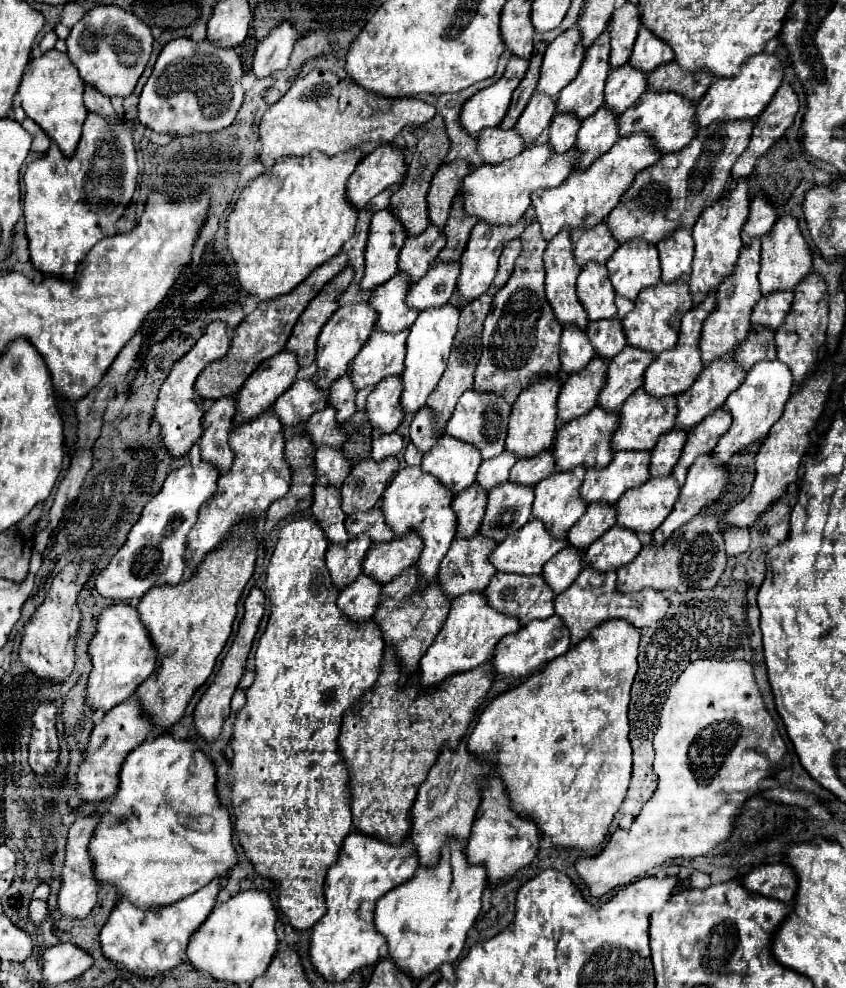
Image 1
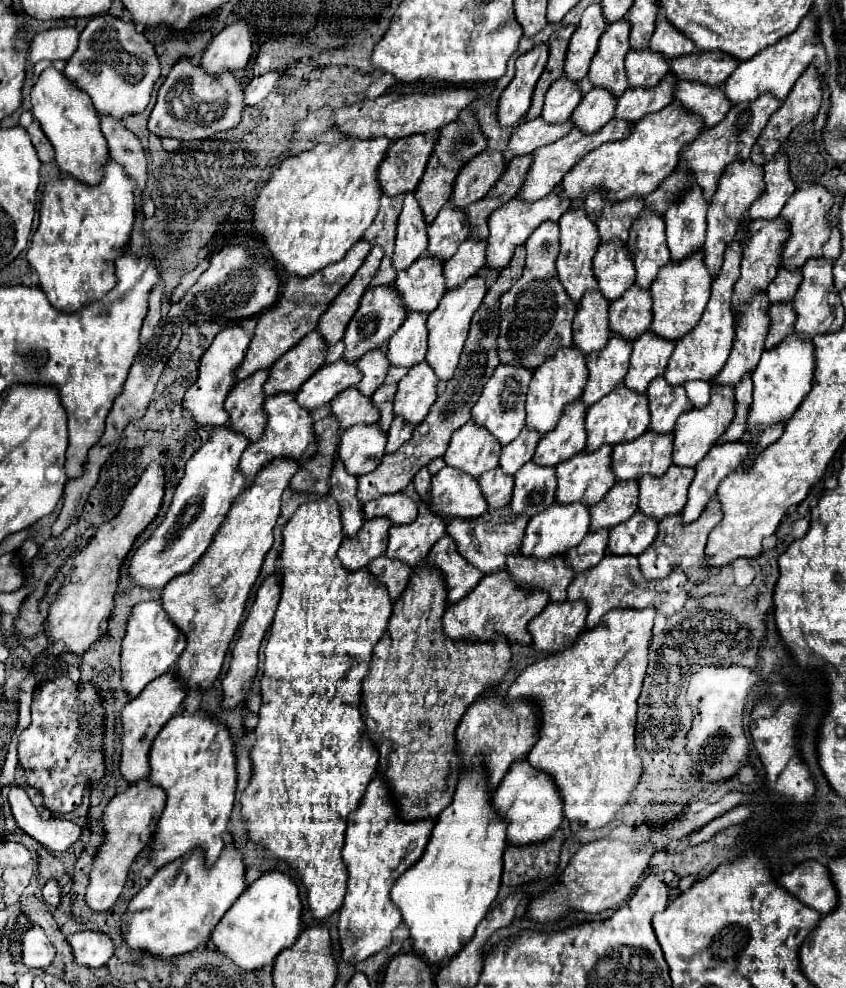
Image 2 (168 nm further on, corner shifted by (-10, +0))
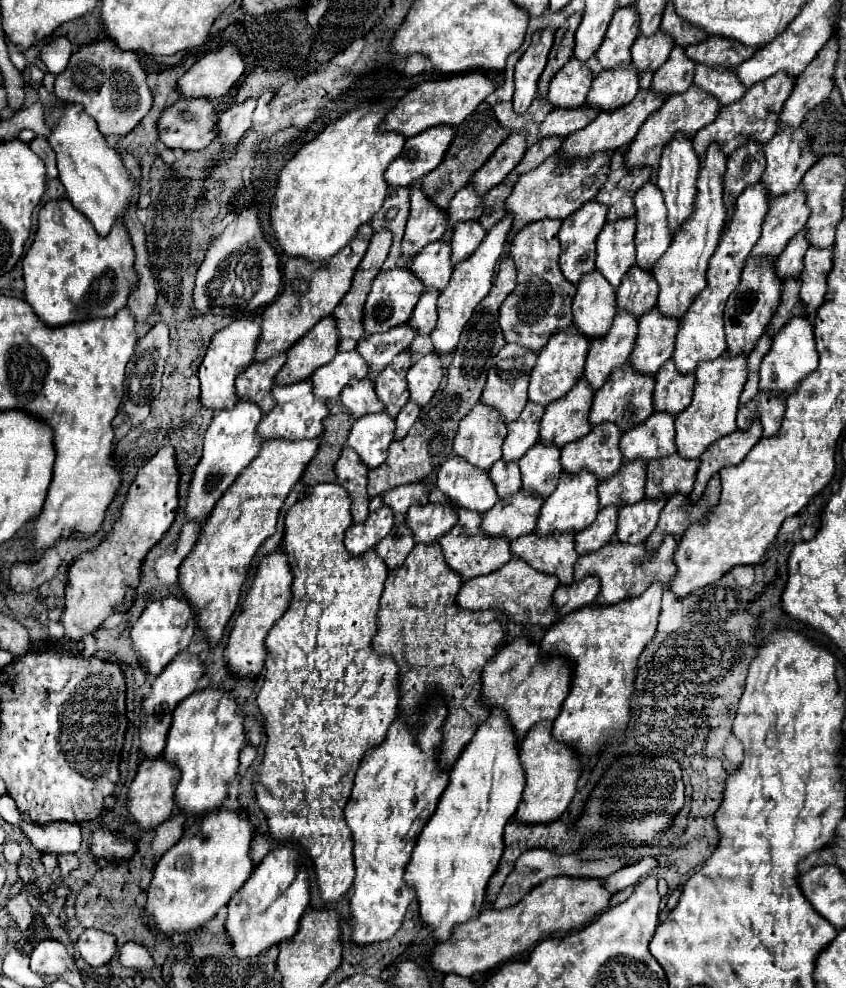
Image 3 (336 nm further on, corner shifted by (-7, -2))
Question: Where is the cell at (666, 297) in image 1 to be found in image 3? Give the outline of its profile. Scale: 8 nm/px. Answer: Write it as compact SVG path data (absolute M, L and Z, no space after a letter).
M709 144L705 158L701 160L699 178L697 178L697 196L693 204L691 216L683 222L679 232L675 232L673 244L667 248L667 252L655 262L653 276L659 282L659 302L657 308L665 316L683 318L687 308L691 306L691 300L701 292L707 272L707 260L711 258L711 252L715 252L719 244L719 236L725 226L727 210L723 206L723 174L725 174L725 162L727 156L721 152L717 144Z

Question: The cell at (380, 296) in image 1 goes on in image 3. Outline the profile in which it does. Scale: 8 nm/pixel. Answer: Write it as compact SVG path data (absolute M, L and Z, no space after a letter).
M437 240L427 244L411 262L411 270L425 288L443 290L449 284L449 276L453 272L451 264L451 244L445 240Z

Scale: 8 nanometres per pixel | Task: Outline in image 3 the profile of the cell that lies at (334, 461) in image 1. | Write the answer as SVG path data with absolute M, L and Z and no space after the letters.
M387 412L367 414L353 424L347 444L369 468L377 468L387 458L389 444L393 442L393 432L395 420Z

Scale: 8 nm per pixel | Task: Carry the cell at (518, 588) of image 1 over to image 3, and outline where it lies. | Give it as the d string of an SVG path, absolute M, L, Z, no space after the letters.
M531 532L519 536L519 540L511 544L511 554L523 558L539 572L555 574L561 584L569 584L573 580L573 566L577 562L575 532L551 532L547 536Z

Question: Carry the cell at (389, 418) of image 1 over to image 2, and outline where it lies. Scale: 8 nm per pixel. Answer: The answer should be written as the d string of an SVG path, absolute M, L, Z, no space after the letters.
M424 362L414 366L414 370L408 370L408 374L398 382L394 396L394 416L418 426L436 400L436 384L434 372Z

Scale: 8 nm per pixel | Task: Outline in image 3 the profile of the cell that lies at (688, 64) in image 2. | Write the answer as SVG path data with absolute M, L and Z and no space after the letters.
M711 36L699 44L687 46L685 54L695 64L705 66L719 66L719 68L735 68L741 62L749 60L755 54L757 48L747 48L745 44L739 44L735 40L727 40L721 36Z

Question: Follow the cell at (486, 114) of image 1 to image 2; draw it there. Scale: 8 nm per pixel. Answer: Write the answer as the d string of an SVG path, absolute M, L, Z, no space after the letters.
M546 44L534 46L530 52L522 54L516 60L516 76L504 88L504 92L498 100L498 108L496 108L500 128L514 126L528 112L534 84L540 78L540 74L544 72L546 60L548 60Z

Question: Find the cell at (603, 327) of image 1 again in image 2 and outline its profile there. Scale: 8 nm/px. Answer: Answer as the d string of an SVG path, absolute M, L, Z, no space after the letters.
M626 290L622 298L610 304L610 332L634 342L642 336L650 326L650 292L642 294L642 290Z

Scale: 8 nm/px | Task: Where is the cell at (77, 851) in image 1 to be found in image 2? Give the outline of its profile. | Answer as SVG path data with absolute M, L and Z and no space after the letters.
M134 782L128 786L126 792L116 794L110 804L104 810L102 826L104 826L104 840L96 850L90 882L86 888L86 904L94 912L106 912L114 906L118 900L132 860L146 848L146 842L150 840L150 834L154 834L154 822L158 822L158 814L162 814L162 806L166 804L166 794L158 790L156 786L150 786L150 782Z

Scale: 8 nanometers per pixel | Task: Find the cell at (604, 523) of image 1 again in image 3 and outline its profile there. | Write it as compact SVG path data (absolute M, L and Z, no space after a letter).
M625 462L617 474L599 482L599 506L625 506L643 500L645 488L645 462Z

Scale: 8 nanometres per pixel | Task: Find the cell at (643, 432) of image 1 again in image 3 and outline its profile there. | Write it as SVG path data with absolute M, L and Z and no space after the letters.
M667 360L667 364L663 364L663 368L659 368L659 372L655 374L655 380L655 410L669 412L673 416L683 412L683 408L687 408L687 404L691 402L695 376L681 374L675 368L673 360Z

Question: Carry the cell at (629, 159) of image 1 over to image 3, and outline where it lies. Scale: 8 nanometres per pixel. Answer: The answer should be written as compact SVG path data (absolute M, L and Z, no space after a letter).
M691 86L687 88L687 92L681 92L681 94L675 94L671 96L669 100L665 100L665 104L655 110L647 120L645 124L639 128L635 140L631 142L629 150L627 150L627 166L629 168L641 168L641 166L649 166L653 170L651 174L651 182L655 182L655 172L657 172L657 166L659 166L659 156L661 156L661 150L663 146L671 140L671 136L677 132L677 130L683 130L687 136L695 136L695 132L699 132L699 128L703 128L705 124L713 122L715 116L719 114L719 100L705 92L705 90L699 90L697 86Z

